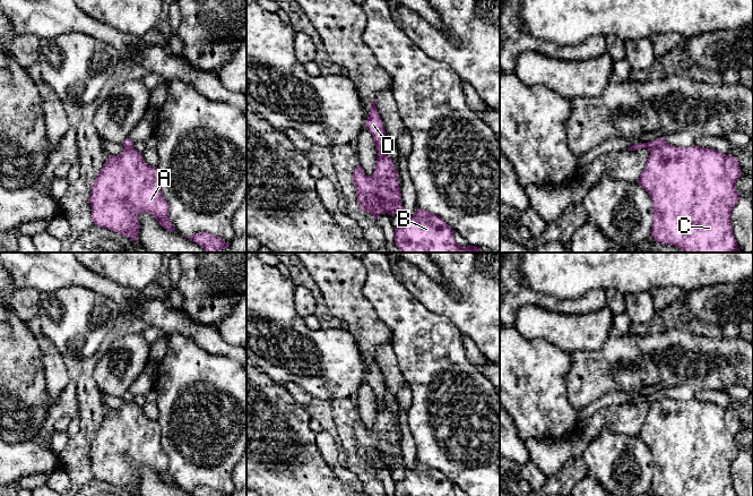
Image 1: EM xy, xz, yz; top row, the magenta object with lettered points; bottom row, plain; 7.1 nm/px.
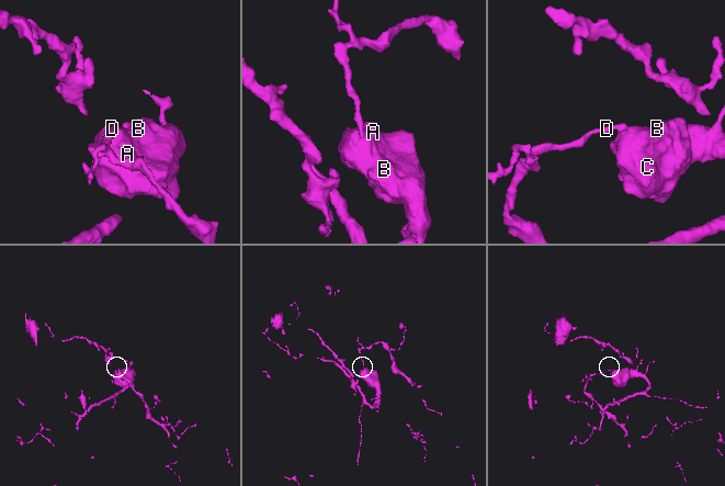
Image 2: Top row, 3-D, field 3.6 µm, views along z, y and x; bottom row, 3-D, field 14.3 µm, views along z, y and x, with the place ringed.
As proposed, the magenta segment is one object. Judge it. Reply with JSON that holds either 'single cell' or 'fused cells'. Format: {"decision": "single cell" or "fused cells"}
{"decision": "fused cells"}

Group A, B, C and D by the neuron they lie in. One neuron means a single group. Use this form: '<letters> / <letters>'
A B C / D

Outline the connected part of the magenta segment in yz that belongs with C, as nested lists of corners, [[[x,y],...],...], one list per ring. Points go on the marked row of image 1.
[[[659,145],[650,151],[646,168],[637,180],[652,200],[651,237],[661,245],[676,246],[684,253],[741,253],[733,232],[732,211],[739,199],[736,181],[741,178],[736,156],[709,147]]]

